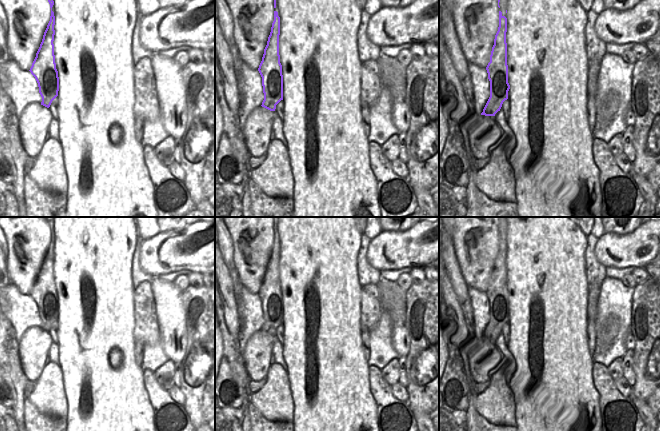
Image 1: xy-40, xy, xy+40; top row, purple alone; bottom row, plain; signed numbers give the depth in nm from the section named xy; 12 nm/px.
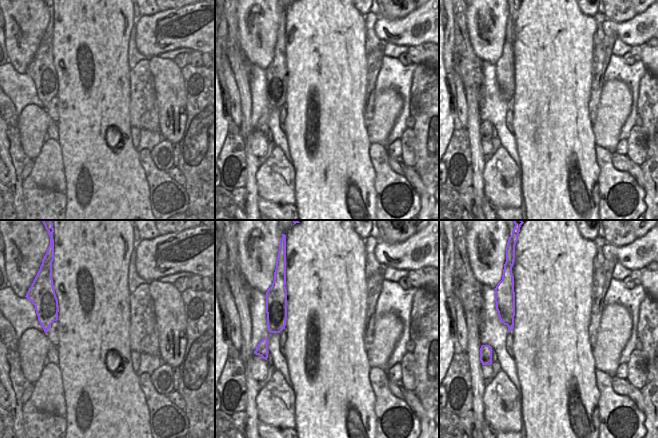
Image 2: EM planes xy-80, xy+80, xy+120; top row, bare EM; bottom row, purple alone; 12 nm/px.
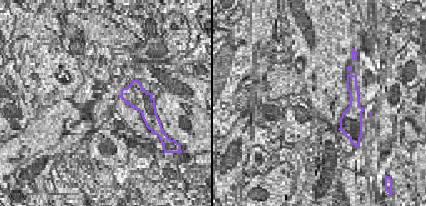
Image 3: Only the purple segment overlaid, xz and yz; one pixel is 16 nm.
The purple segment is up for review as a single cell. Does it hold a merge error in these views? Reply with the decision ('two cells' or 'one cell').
two cells

